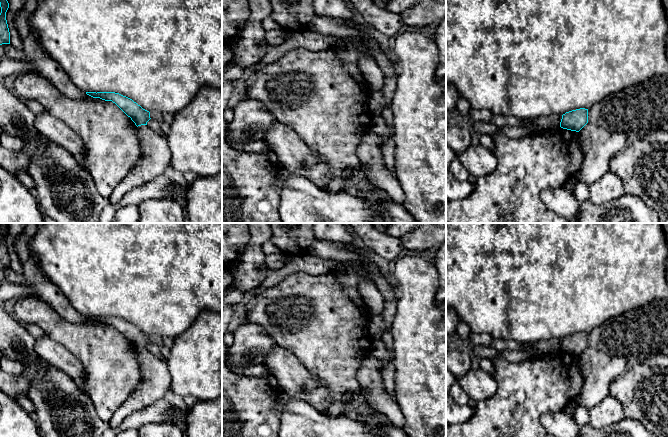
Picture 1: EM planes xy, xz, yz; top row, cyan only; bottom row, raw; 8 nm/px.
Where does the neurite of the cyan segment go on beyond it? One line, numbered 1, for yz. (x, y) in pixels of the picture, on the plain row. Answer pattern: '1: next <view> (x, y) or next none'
1: next none

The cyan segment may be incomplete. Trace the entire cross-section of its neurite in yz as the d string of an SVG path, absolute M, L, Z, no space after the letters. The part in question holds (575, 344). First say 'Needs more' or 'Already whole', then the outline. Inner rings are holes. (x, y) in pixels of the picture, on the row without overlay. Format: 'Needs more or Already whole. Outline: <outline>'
Already whole. Outline: M580 332L562 339L560 351L579 356L588 347L588 333Z

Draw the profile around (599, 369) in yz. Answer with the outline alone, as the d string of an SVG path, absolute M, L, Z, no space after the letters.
M587 347L579 355L583 385L577 401L590 410L609 394L609 384L627 371L627 359Z

